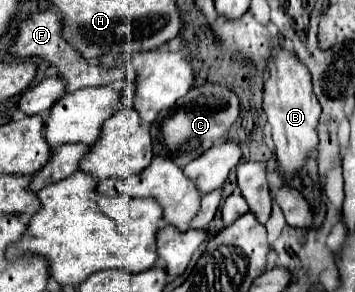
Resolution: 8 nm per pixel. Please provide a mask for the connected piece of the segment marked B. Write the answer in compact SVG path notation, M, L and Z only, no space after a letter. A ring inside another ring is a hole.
M278 43L272 45L268 51L266 71L268 79L264 79L262 89L262 109L272 127L272 139L280 161L280 173L290 177L306 163L308 153L318 145L316 123L320 117L320 103L312 93L312 77L306 65L300 63L300 59L294 55L294 51L284 49Z

